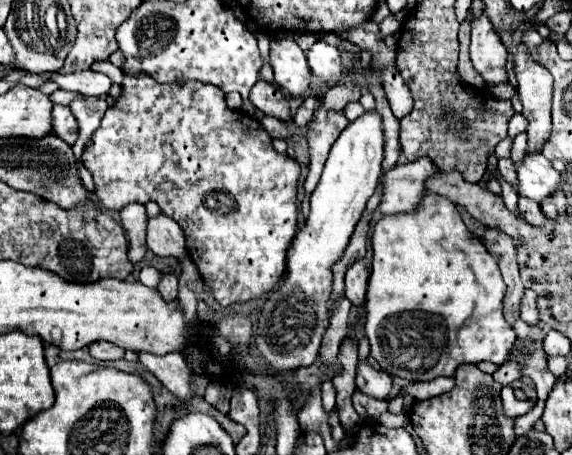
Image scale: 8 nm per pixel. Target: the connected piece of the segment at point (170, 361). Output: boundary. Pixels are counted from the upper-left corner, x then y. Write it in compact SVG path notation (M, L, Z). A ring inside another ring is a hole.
M170 352L164 356L156 356L156 354L138 354L140 362L180 400L190 400L192 398L192 386L190 386L190 378L192 372L184 360L182 354L178 352Z

